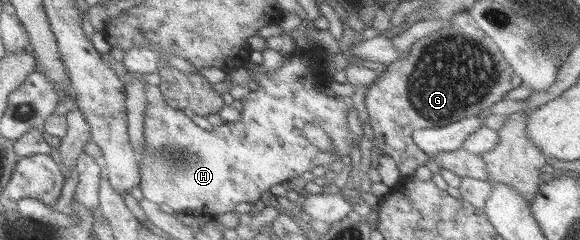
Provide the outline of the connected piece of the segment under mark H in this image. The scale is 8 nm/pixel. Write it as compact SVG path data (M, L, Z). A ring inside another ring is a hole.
M296 46L296 50L288 56L284 56L284 62L282 66L279 66L275 70L265 70L265 72L258 72L262 64L248 64L246 70L251 75L252 80L260 85L260 89L256 91L251 91L248 95L241 99L242 112L239 121L231 124L221 124L216 126L211 131L206 131L200 128L194 123L192 116L186 115L182 110L172 108L164 102L165 98L162 95L159 86L147 85L144 88L144 93L146 93L146 112L144 112L144 150L140 152L141 157L140 162L140 183L139 187L144 195L144 199L148 200L150 203L156 204L158 207L168 207L175 213L184 212L185 210L201 210L204 214L210 215L213 219L216 219L219 215L233 212L236 205L240 203L254 203L260 200L269 189L278 184L287 185L291 179L297 177L302 177L305 172L311 172L312 169L316 167L329 167L331 164L336 162L336 160L342 158L342 156L350 156L354 144L357 144L358 137L350 131L347 123L347 110L349 106L349 101L343 98L334 98L326 95L322 92L323 87L328 86L325 83L325 78L327 76L327 69L319 64L319 58L321 57L321 50L316 46L308 46L308 48L300 48ZM307 122L312 122L315 126L319 126L328 134L332 139L334 145L333 150L323 152L318 147L314 146L310 141L308 141L304 135L304 126Z

